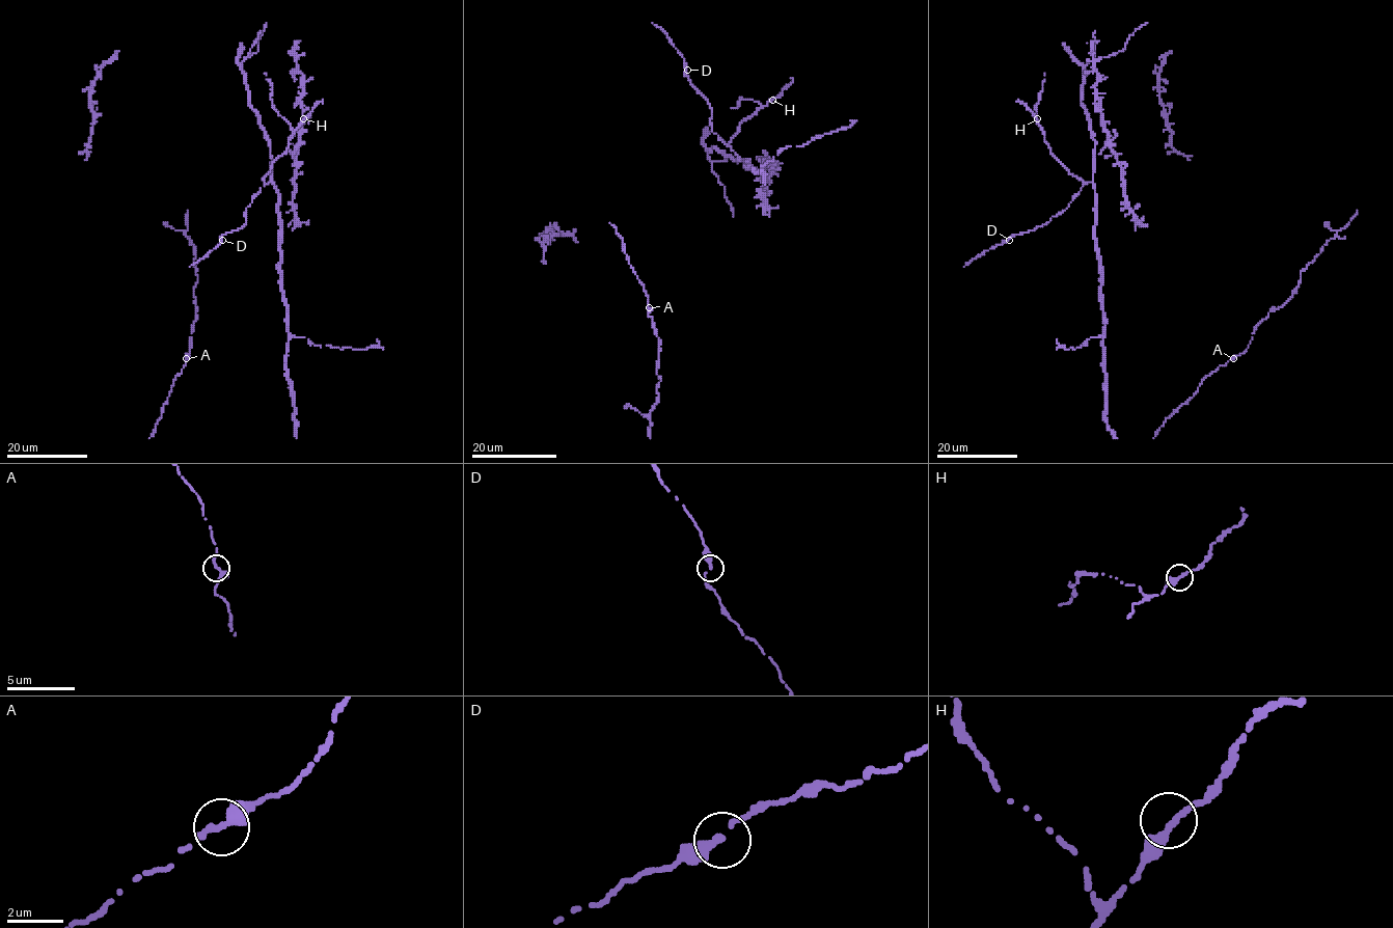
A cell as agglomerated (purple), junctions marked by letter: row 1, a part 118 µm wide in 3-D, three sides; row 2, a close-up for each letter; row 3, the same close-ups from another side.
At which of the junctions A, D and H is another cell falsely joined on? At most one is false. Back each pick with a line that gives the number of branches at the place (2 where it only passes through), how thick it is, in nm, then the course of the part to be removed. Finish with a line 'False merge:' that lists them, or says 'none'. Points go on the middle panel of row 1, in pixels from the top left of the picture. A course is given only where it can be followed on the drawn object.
False merge: none

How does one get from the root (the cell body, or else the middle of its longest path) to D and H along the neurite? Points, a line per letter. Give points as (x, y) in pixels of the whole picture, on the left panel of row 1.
D: (278, 219), (278, 192), (269, 183), (246, 209), (246, 222), (224, 234), (220, 237), (222, 240)
H: (278, 219), (277, 189), (263, 179), (271, 170), (272, 163), (284, 154), (289, 138), (303, 118)

